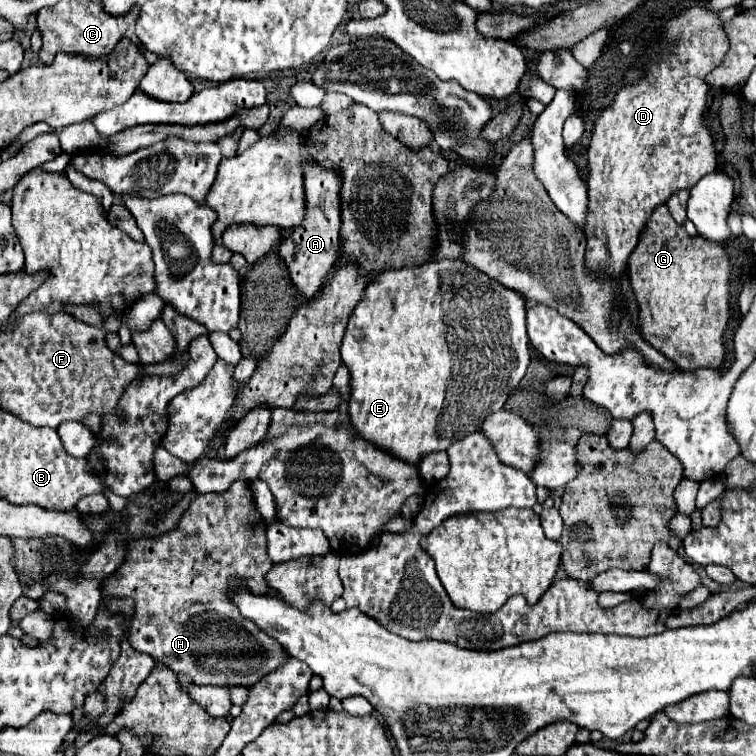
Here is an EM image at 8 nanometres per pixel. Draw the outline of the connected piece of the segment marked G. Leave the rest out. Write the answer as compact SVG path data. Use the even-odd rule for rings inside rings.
M660 205L652 213L652 223L646 227L660 227L660 235L646 233L628 259L630 285L638 301L638 329L642 339L670 359L678 369L694 367L720 367L724 361L722 335L730 316L730 257L718 243L710 243L702 237L690 237L682 225L678 225L666 205Z

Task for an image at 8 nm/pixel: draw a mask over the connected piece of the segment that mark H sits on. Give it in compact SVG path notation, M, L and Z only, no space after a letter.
M234 481L224 493L204 493L198 495L190 509L182 515L178 529L162 535L162 537L142 537L134 539L126 547L126 557L120 567L102 581L100 593L102 601L106 599L134 599L134 613L130 621L126 621L126 639L128 643L152 655L156 661L164 663L178 675L186 675L192 683L200 685L244 685L250 687L266 671L274 671L286 661L286 653L280 643L262 633L254 623L244 619L240 611L226 599L226 591L230 587L250 587L254 593L266 593L266 573L274 567L266 549L266 519L258 513L254 505L254 497L250 491L250 483Z

